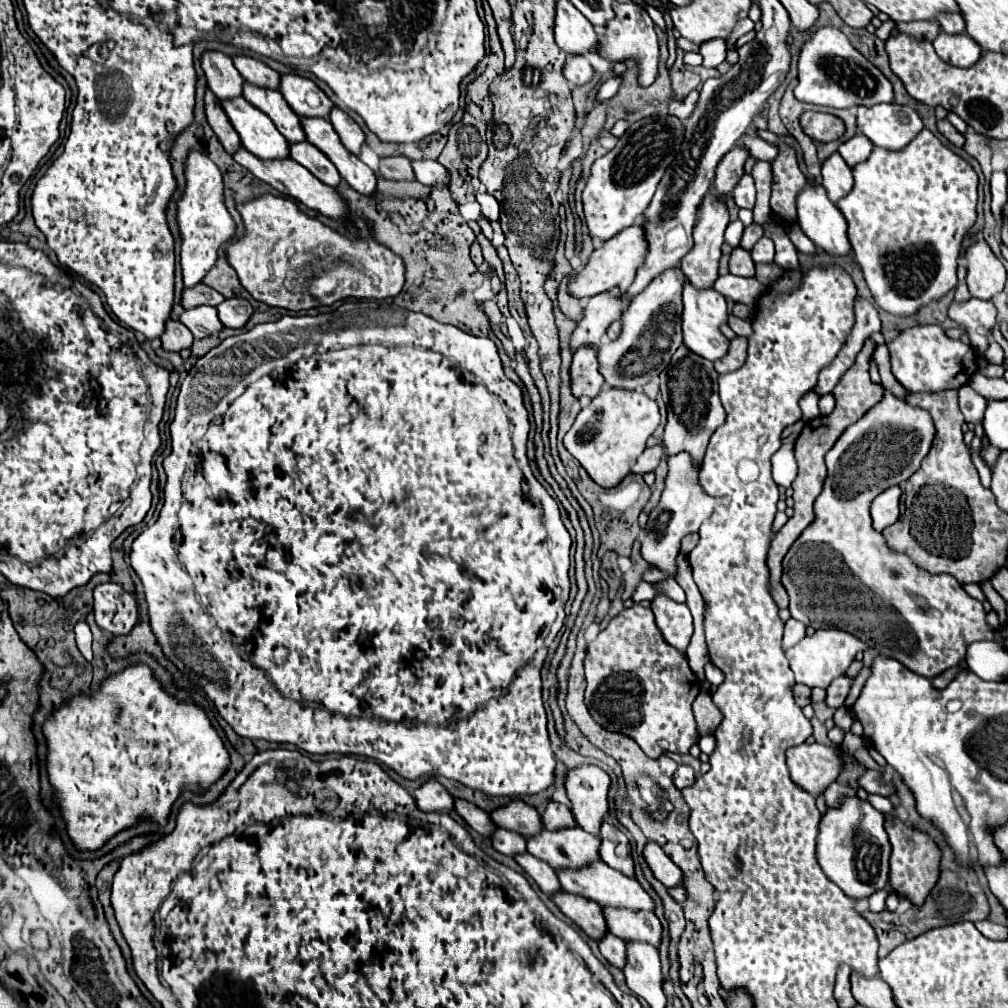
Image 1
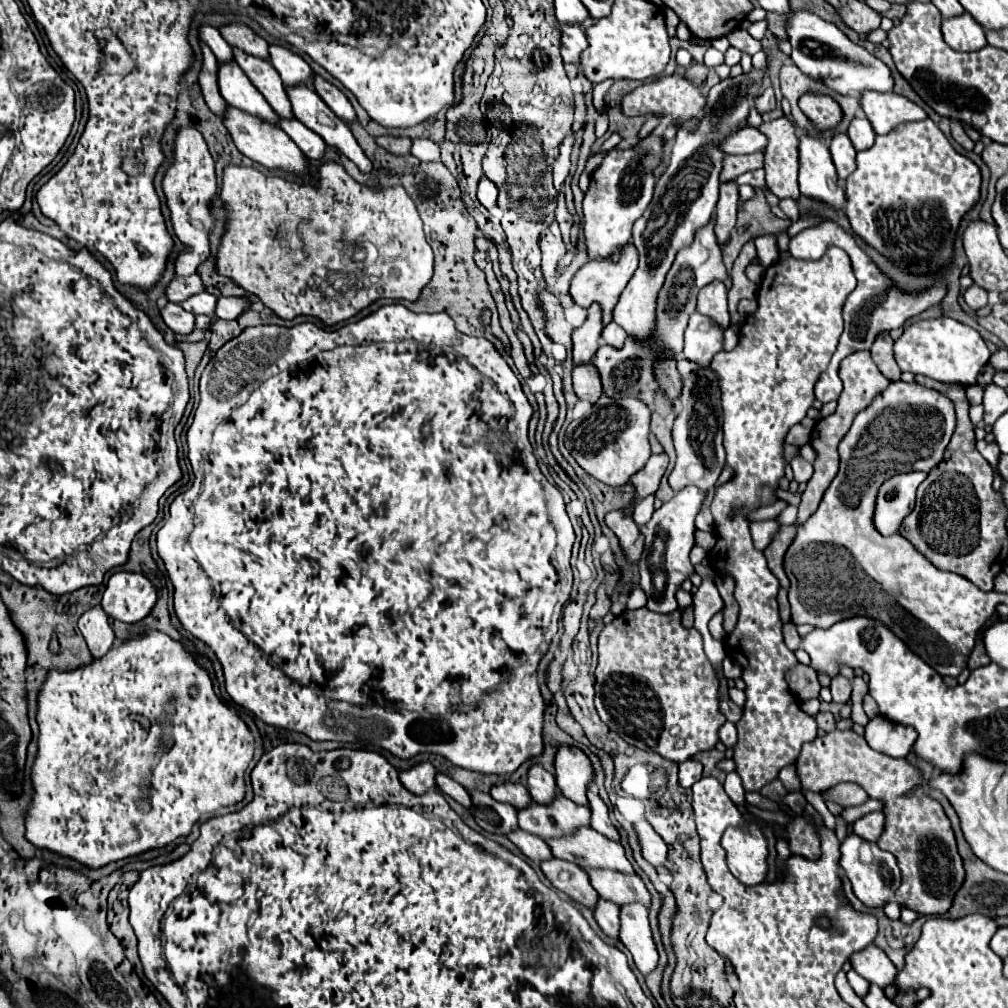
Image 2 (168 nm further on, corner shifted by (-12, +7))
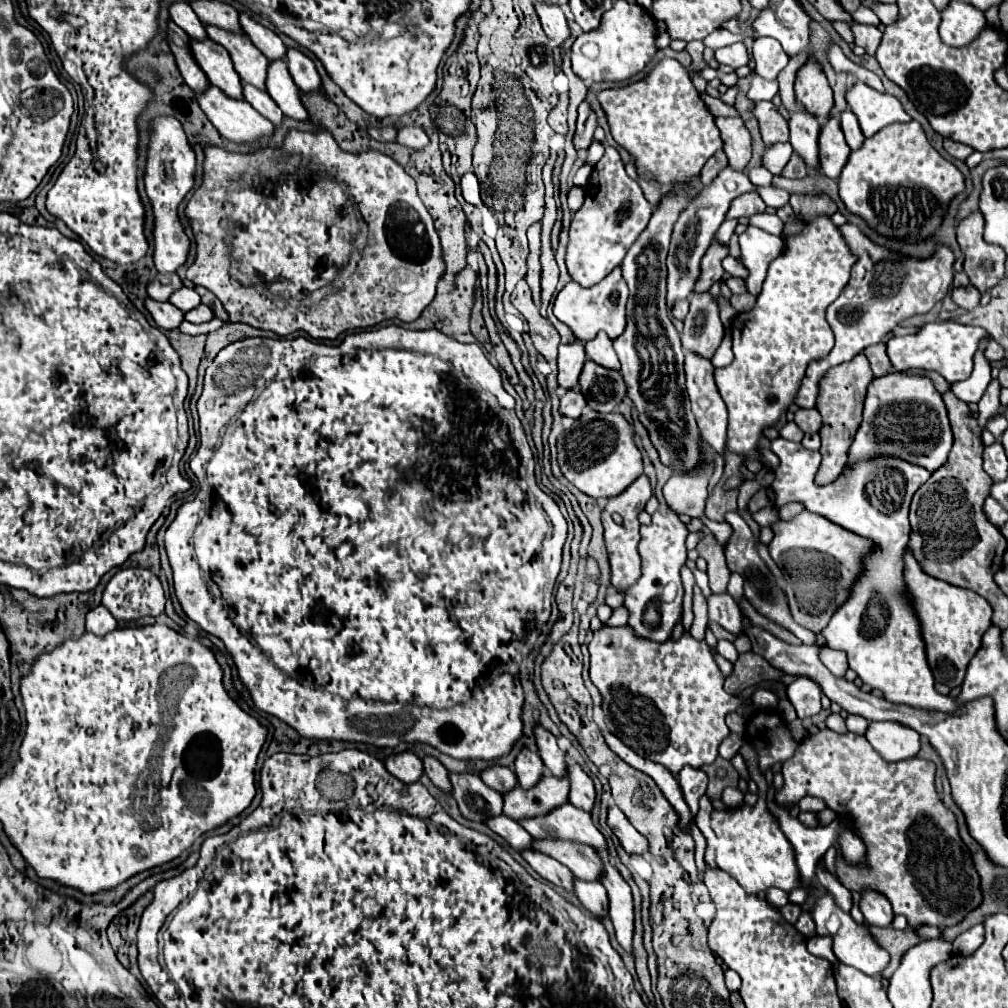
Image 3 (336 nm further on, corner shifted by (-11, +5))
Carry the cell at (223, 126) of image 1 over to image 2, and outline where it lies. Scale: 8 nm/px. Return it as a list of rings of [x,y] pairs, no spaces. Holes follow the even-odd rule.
[[[200,41],[200,49],[202,49],[202,69],[200,69],[200,75],[198,75],[200,91],[202,91],[202,95],[204,95],[206,105],[208,105],[216,115],[222,115],[224,109],[226,109],[226,101],[222,99],[220,89],[218,89],[218,77],[216,77],[218,61],[216,61],[214,53],[208,49],[208,45],[204,45],[202,41]]]

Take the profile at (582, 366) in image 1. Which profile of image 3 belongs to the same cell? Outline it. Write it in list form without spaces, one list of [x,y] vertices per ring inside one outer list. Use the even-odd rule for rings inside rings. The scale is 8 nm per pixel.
[[[563,389],[561,393],[561,415],[579,419],[581,411],[587,407],[587,399],[583,395],[583,391],[575,391],[575,389]]]

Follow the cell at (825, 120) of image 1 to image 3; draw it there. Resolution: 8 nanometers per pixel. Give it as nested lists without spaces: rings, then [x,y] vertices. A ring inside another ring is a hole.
[[[809,61],[799,69],[795,81],[797,101],[815,117],[827,119],[833,109],[833,91],[821,71],[821,67]]]

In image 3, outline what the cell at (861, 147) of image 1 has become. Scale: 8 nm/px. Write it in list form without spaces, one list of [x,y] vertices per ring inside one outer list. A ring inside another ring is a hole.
[[[849,109],[843,111],[843,115],[841,115],[841,129],[843,129],[843,133],[845,133],[847,145],[849,145],[853,151],[863,145],[865,137],[863,137],[863,131],[861,131],[859,121],[857,121],[857,117],[855,117],[853,111],[849,111]]]

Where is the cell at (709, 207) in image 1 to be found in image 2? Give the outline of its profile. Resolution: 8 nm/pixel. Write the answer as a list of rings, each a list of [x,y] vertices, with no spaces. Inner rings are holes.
[[[714,281],[712,285],[706,285],[704,289],[700,289],[696,311],[700,315],[710,317],[722,329],[726,329],[730,325],[728,301],[726,301],[726,287],[724,287],[722,281]]]

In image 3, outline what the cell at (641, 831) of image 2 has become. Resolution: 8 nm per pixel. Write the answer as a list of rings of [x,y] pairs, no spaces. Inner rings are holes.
[[[609,803],[609,817],[607,817],[607,825],[611,827],[611,831],[619,837],[621,845],[625,847],[627,853],[631,855],[645,855],[649,851],[649,843],[647,837],[643,837],[623,815],[623,811],[619,811],[619,807],[615,803]]]

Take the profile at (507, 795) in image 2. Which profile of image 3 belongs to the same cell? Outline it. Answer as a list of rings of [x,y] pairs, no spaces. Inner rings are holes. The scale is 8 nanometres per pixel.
[[[489,767],[489,769],[485,769],[485,771],[481,773],[481,779],[483,779],[483,783],[485,783],[487,787],[495,789],[495,791],[501,793],[501,795],[509,793],[509,791],[515,789],[515,785],[517,785],[515,773],[513,773],[511,769],[507,769],[507,767]]]

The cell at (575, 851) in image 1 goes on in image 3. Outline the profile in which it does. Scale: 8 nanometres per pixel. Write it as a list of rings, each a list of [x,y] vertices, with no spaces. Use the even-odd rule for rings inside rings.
[[[545,773],[545,777],[535,787],[531,787],[531,791],[523,791],[517,785],[515,791],[509,791],[503,797],[503,813],[515,821],[521,821],[551,813],[553,809],[569,803],[569,781],[555,779],[553,775]]]

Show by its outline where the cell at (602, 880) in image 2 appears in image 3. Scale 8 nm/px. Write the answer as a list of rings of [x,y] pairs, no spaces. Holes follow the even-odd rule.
[[[559,839],[547,843],[535,841],[535,849],[545,855],[551,855],[553,859],[569,867],[577,879],[601,881],[601,875],[605,873],[605,863],[597,855],[597,851],[593,851],[591,847],[583,847],[581,843],[567,843]]]

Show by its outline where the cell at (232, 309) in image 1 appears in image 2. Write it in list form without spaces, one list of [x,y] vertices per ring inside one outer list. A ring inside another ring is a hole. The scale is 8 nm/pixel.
[[[220,297],[214,309],[214,317],[216,319],[236,319],[248,307],[250,305],[244,297]]]

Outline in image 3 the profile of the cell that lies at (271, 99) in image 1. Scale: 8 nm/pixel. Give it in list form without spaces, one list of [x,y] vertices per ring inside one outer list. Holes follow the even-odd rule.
[[[205,27],[207,29],[207,35],[211,41],[223,45],[231,59],[233,59],[233,65],[235,65],[235,71],[239,73],[239,77],[261,89],[261,91],[267,91],[267,59],[263,59],[263,53],[245,37],[245,35],[235,35],[235,33],[229,33],[229,31],[223,31],[219,27]]]

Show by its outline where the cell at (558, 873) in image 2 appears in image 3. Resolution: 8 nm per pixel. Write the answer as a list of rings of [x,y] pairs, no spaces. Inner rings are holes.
[[[525,851],[525,853],[521,853],[525,859],[527,859],[527,863],[543,877],[543,879],[547,879],[549,883],[553,883],[553,885],[557,885],[557,887],[563,887],[565,891],[569,891],[569,893],[573,893],[575,891],[575,875],[565,867],[565,865],[561,865],[559,861],[555,861],[555,859],[551,859],[549,855],[543,855],[543,853],[539,853],[539,851]]]

